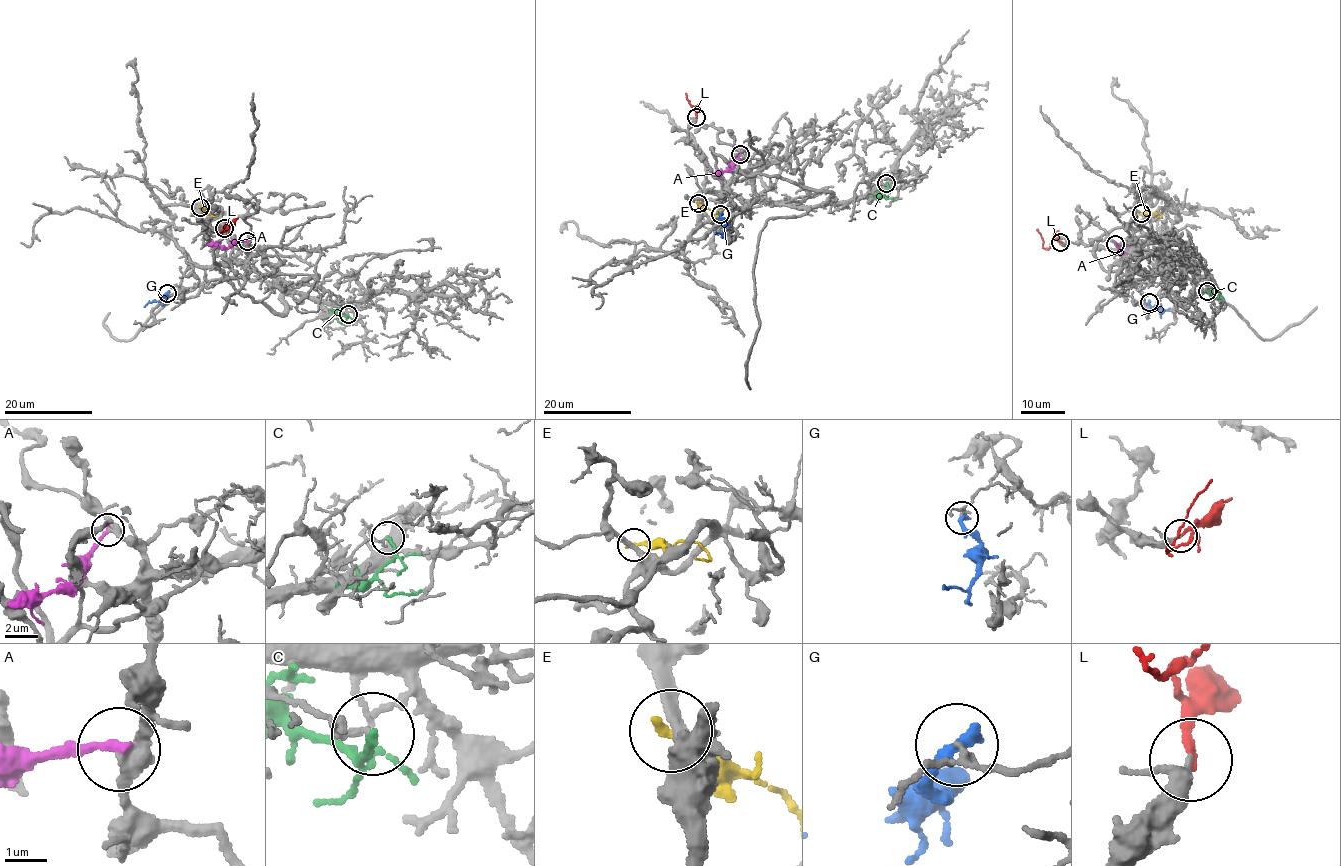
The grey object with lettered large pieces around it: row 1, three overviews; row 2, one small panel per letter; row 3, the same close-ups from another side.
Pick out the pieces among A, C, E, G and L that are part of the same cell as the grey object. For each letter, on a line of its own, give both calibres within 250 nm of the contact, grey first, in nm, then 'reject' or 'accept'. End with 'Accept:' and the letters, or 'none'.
A: 320 nm thick on the grey side, 200 nm on the other; reject
C: 90 nm thick on the grey side, 190 nm on the other; reject
E: 300 nm thick on the grey side, 280 nm on the other; reject
G: 110 nm thick on the grey side, 360 nm on the other; reject
L: 220 nm thick on the grey side, 200 nm on the other; accept
Accept: L

